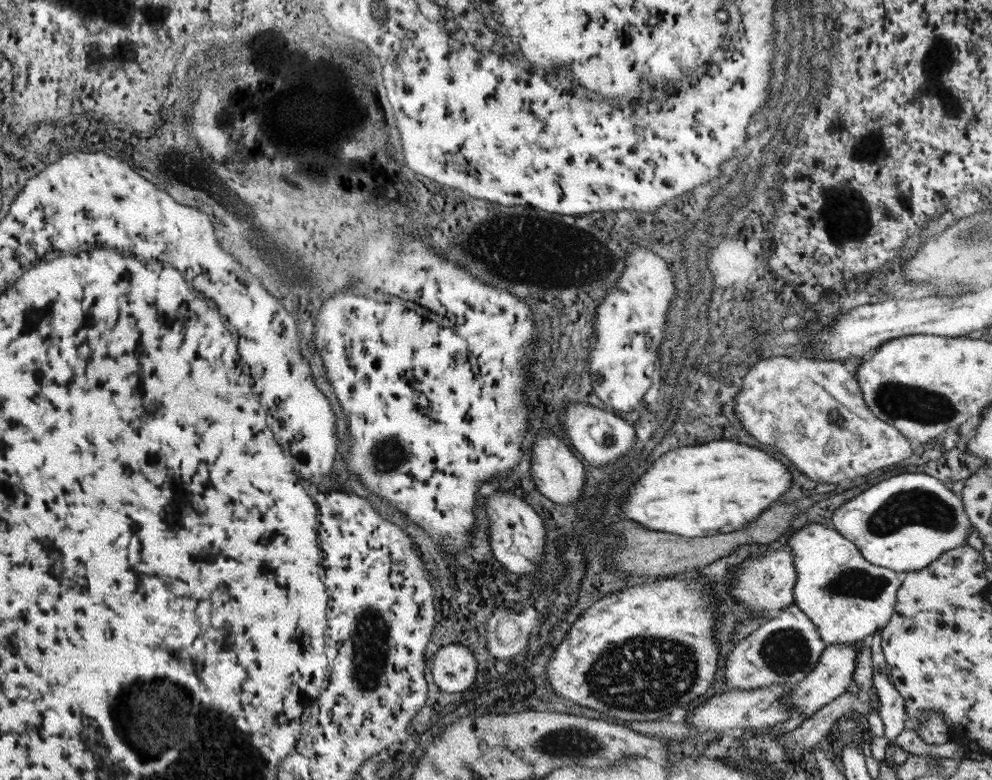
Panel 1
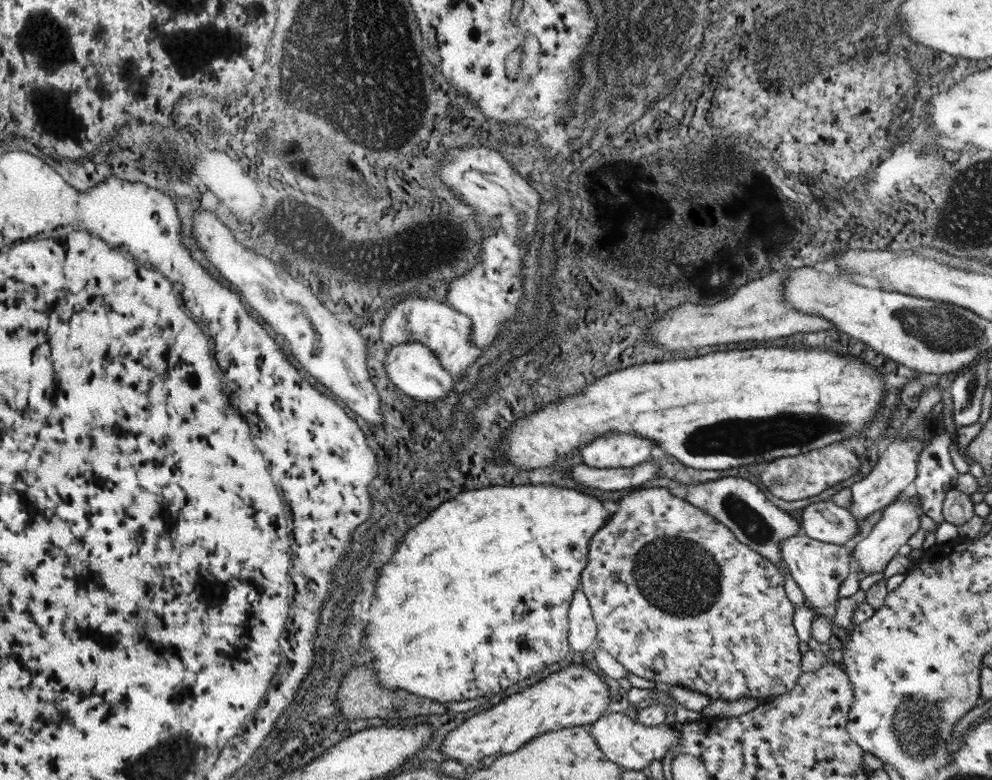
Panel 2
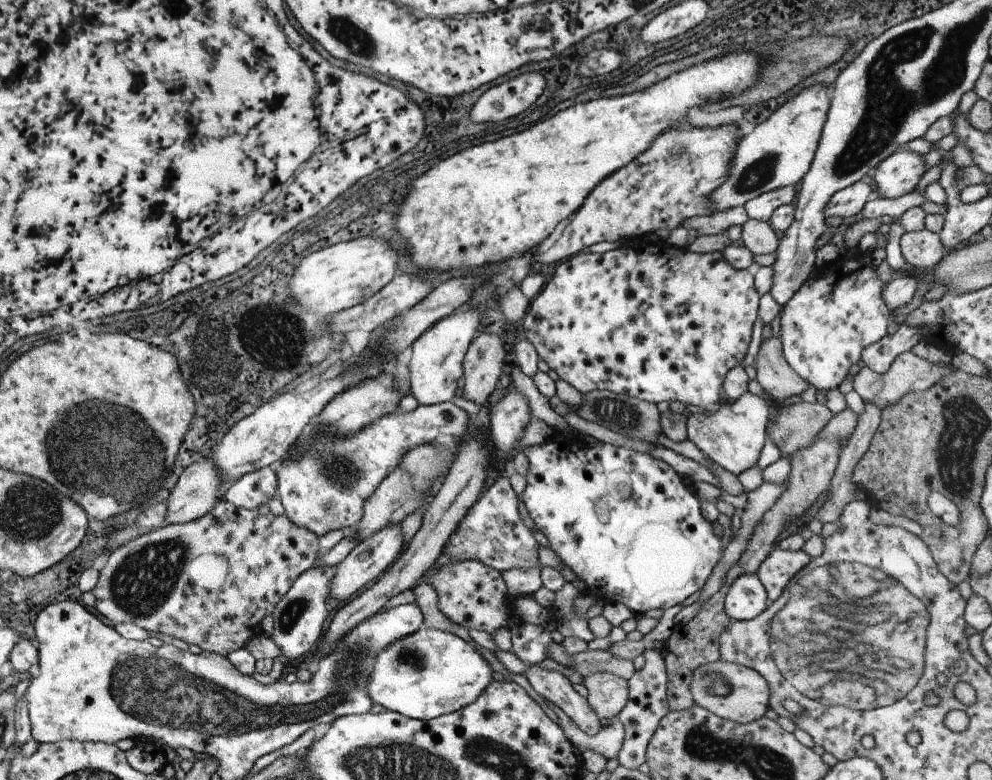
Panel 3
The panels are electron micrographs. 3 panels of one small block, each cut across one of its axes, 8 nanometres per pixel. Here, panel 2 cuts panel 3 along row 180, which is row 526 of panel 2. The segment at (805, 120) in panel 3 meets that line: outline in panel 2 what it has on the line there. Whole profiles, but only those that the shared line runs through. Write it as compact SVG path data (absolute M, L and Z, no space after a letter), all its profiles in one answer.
M737 476L701 482L697 486L685 486L685 502L723 524L735 536L737 542L749 546L753 552L771 560L771 564L775 566L779 560L783 560L779 544L787 538L797 536L799 524L793 520L793 514L779 510L775 504L765 500L765 494L755 484Z

